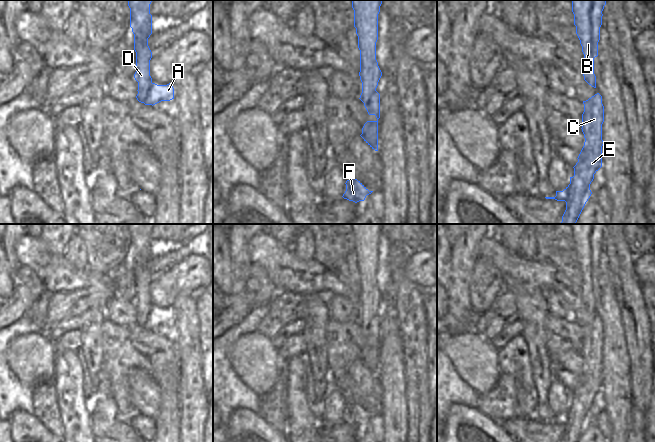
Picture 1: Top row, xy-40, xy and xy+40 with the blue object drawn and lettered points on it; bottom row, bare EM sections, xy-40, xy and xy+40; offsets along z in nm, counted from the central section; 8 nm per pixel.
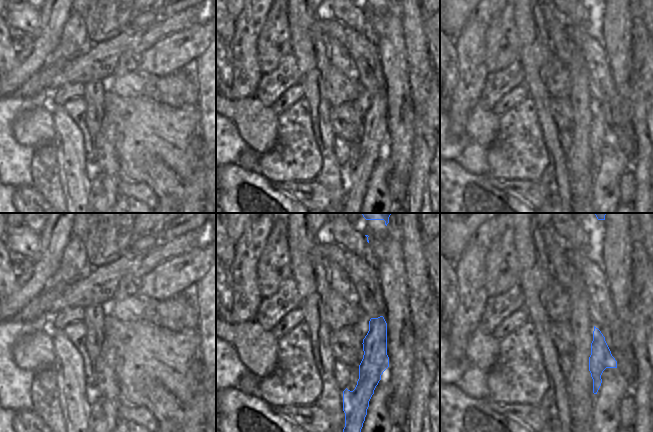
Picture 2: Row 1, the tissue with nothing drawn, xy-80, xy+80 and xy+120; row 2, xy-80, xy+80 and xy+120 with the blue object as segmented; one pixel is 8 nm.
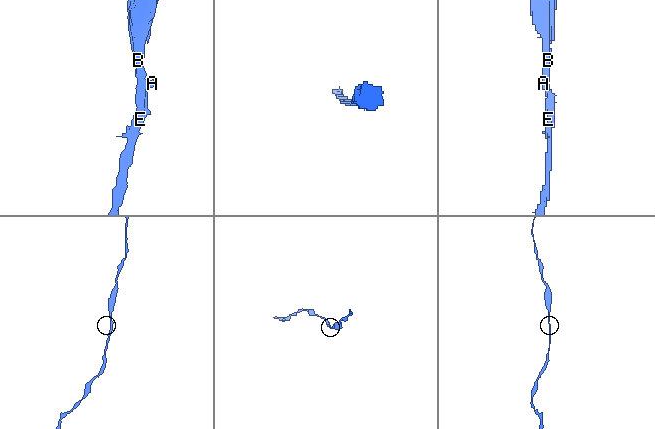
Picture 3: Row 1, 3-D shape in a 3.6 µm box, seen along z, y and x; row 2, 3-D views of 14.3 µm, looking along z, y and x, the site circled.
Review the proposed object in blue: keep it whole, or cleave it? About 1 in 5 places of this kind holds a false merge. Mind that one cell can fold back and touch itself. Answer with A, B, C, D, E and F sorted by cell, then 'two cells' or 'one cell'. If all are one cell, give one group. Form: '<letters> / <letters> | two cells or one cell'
A B C D E F | one cell

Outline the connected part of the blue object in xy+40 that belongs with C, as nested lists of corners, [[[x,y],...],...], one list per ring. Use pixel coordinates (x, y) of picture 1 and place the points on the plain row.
[[[597,317],[583,325],[582,356],[584,370],[573,391],[574,400],[563,415],[556,415],[555,421],[545,421],[566,426],[566,434],[562,442],[579,442],[592,416],[590,408],[594,398],[602,391],[602,348],[604,346],[604,330],[602,320]]]

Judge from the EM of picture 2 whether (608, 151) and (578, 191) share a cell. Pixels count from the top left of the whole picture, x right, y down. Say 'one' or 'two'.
two

